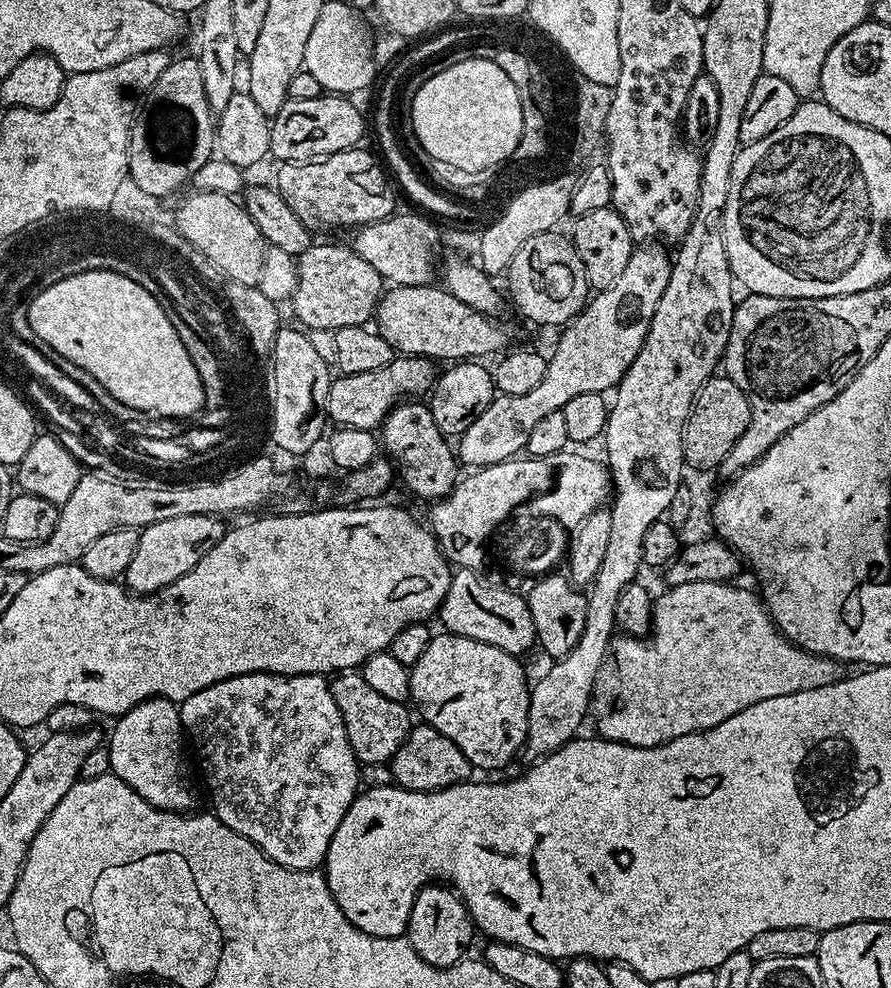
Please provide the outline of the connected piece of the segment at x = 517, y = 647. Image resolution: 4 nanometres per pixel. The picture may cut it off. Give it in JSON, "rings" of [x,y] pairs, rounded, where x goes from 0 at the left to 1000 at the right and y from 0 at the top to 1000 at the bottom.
{"rings":[[[512,575],[508,578],[501,605],[492,616],[492,624],[498,631],[497,639],[508,644],[532,646],[559,654],[577,665],[587,665],[587,660],[595,659],[597,652],[599,656],[603,651],[599,626],[591,606],[561,591],[551,591],[536,580],[534,575]]]}

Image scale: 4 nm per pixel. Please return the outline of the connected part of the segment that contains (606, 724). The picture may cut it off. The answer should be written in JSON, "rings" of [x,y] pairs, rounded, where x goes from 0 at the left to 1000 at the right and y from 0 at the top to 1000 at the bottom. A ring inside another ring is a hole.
{"rings":[[[769,589],[751,594],[742,603],[737,602],[732,616],[732,638],[726,646],[717,644],[692,643],[687,649],[685,667],[679,671],[672,685],[672,699],[667,704],[667,729],[669,737],[679,749],[688,749],[695,753],[706,753],[713,757],[733,757],[740,753],[752,751],[762,745],[787,741],[793,737],[806,735],[806,731],[815,731],[824,723],[837,719],[837,715],[846,715],[846,711],[860,711],[860,706],[873,706],[878,702],[891,702],[900,698],[918,698],[918,694],[932,694],[944,688],[944,669],[933,668],[929,664],[915,664],[890,652],[870,632],[866,623],[857,613],[857,608],[847,598],[840,595],[825,595],[826,591],[808,589]]]}

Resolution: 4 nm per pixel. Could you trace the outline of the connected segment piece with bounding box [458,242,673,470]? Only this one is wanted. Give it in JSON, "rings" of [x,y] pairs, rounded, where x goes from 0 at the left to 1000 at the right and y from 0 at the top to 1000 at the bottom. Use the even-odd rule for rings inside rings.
{"rings":[[[727,245],[715,250],[709,256],[707,265],[703,265],[703,273],[698,273],[694,285],[689,285],[689,289],[684,291],[672,293],[657,307],[646,321],[630,335],[634,336],[630,338],[624,353],[615,360],[613,383],[608,383],[608,387],[604,387],[604,391],[599,391],[595,399],[589,401],[561,399],[550,407],[550,411],[545,411],[545,416],[533,425],[532,431],[527,431],[527,435],[523,435],[514,442],[514,466],[517,471],[526,470],[526,475],[538,476],[548,470],[558,470],[565,466],[582,463],[591,454],[595,435],[599,435],[599,431],[606,424],[613,423],[613,419],[627,417],[635,411],[635,407],[640,407],[640,403],[645,403],[648,399],[663,397],[678,399],[681,398],[681,393],[682,396],[690,394],[703,379],[703,374],[707,374],[716,354],[721,354],[723,343],[730,334],[730,326],[734,322],[734,314],[738,314],[738,306],[747,294],[747,285],[752,285],[755,260],[745,251],[749,250],[736,245]]]}

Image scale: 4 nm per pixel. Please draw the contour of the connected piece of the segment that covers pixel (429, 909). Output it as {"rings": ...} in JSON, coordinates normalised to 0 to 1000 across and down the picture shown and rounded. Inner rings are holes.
{"rings":[[[486,893],[473,899],[460,921],[456,950],[476,973],[488,980],[504,980],[526,967],[532,936],[516,904],[503,897]]]}

